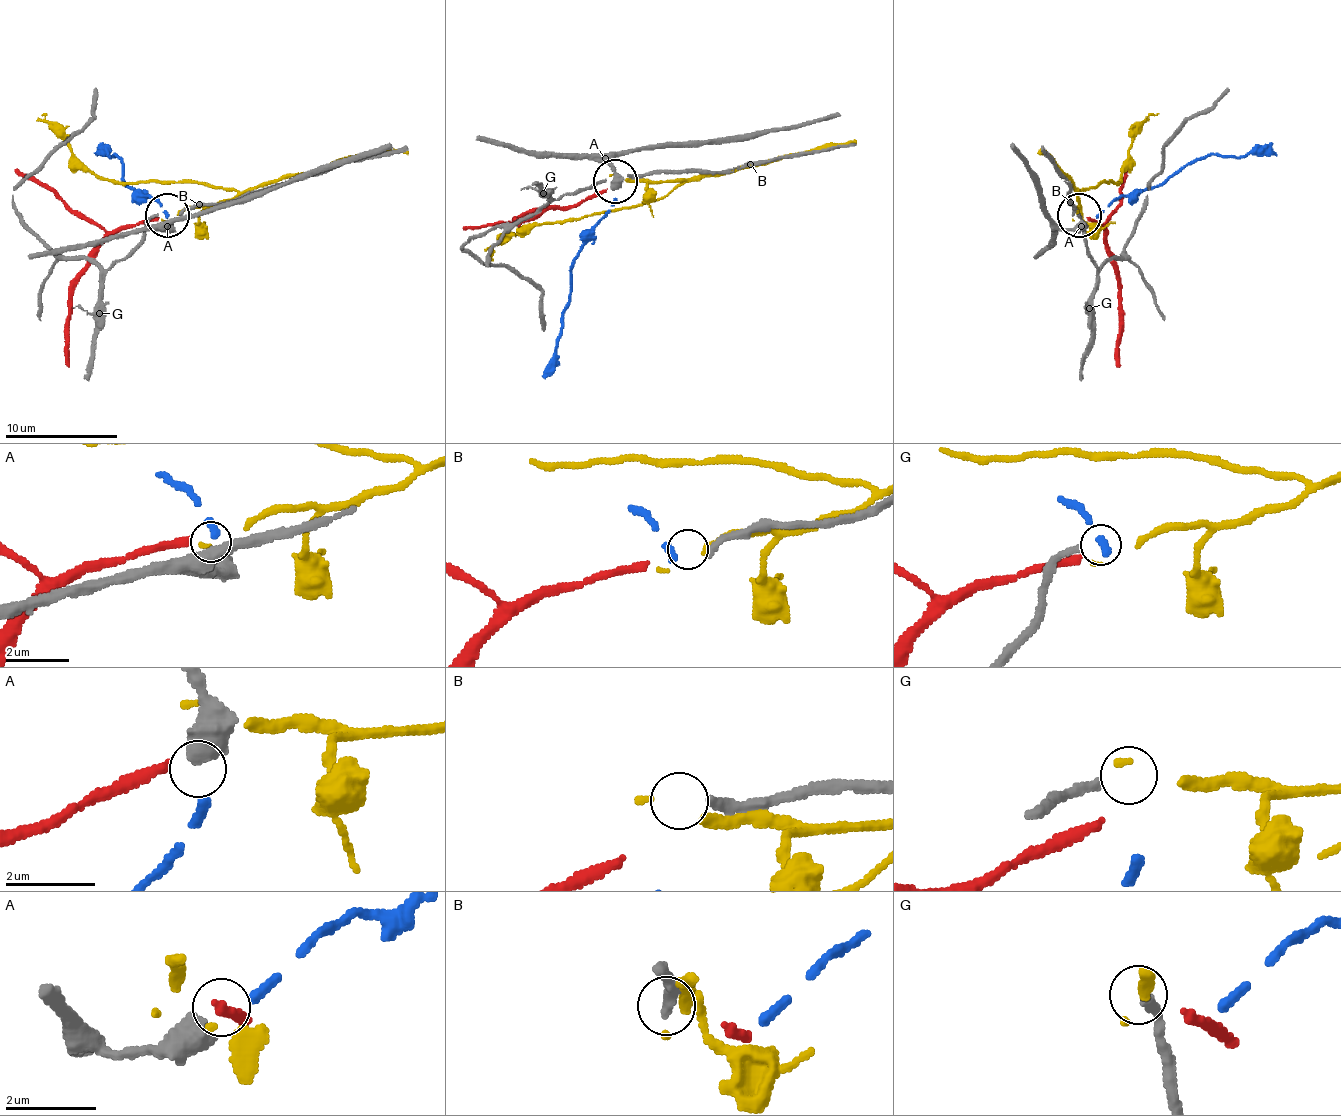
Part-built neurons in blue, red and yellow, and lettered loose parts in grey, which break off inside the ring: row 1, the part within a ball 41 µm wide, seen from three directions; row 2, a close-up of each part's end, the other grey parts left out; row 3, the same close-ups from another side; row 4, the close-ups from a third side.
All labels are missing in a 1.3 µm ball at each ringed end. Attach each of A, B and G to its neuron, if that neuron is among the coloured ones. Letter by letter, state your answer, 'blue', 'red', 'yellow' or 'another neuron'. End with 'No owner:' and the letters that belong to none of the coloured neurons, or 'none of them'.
A: another neuron
B: another neuron
G: another neuron
No owner: A, B, G

